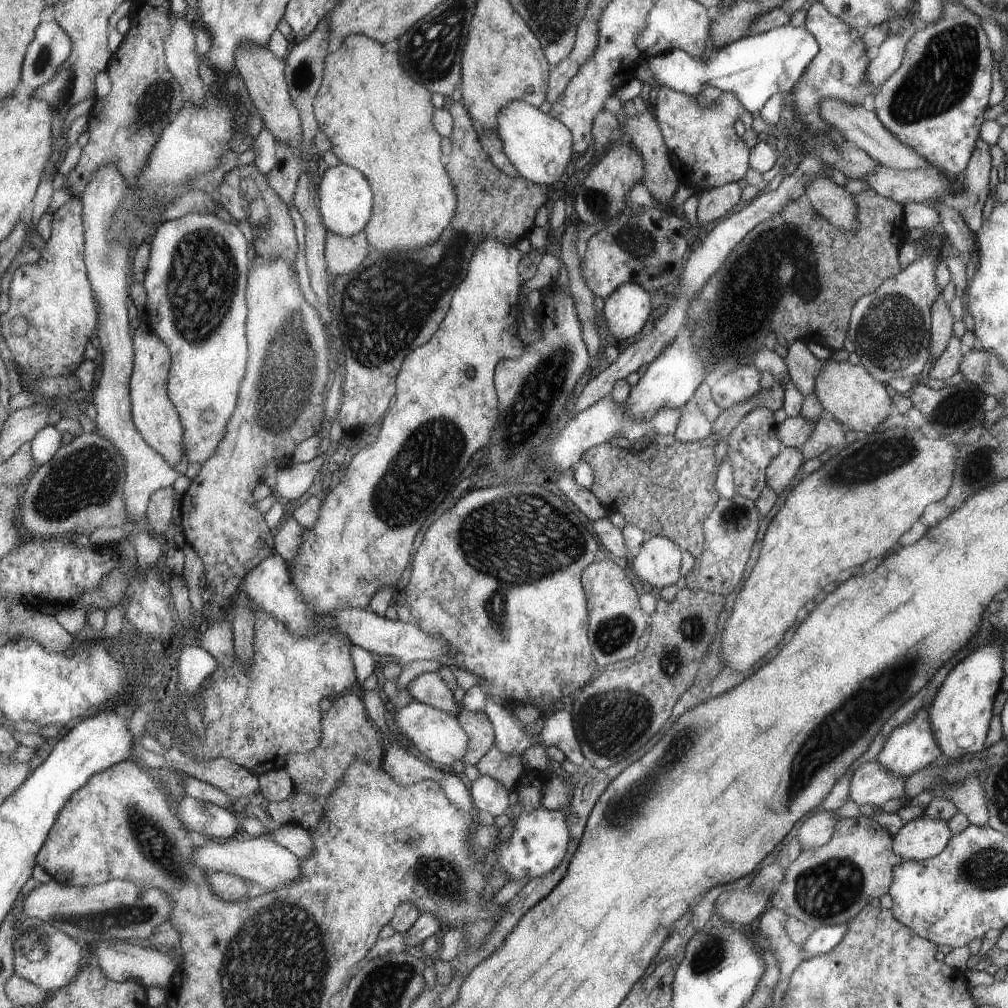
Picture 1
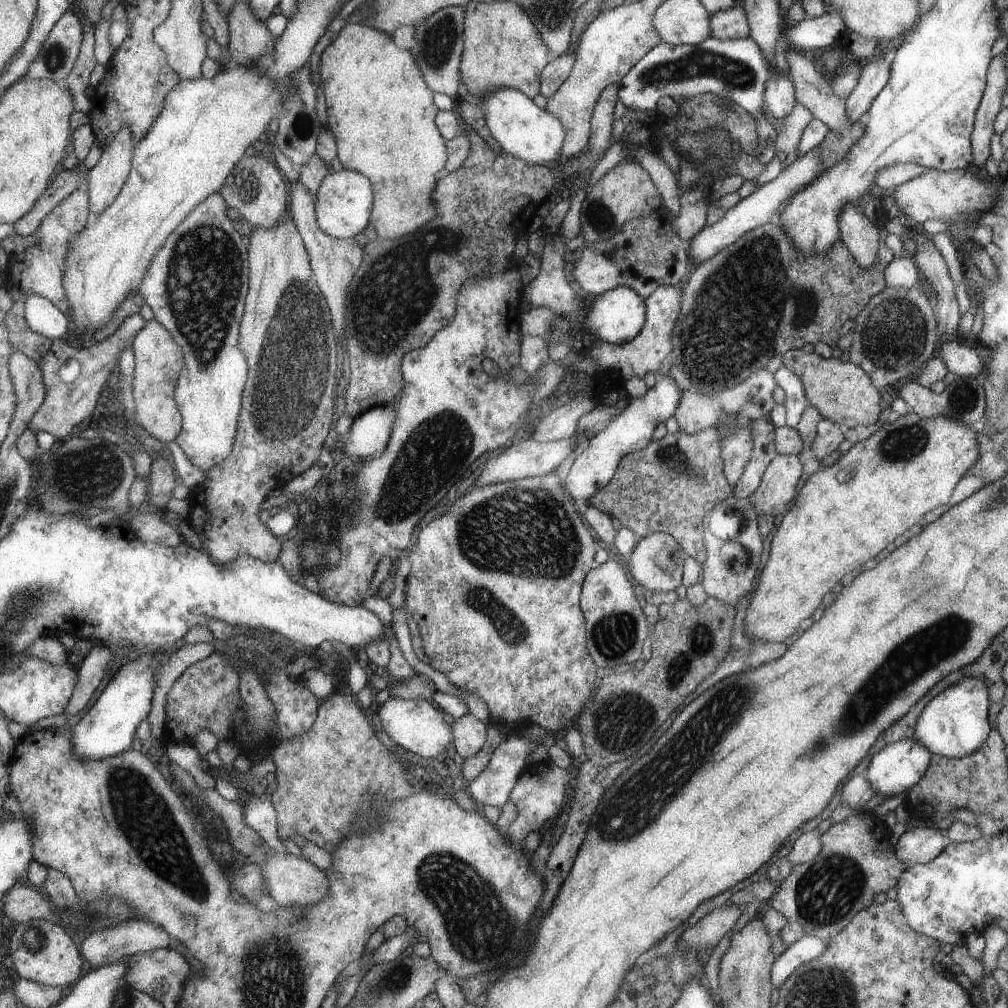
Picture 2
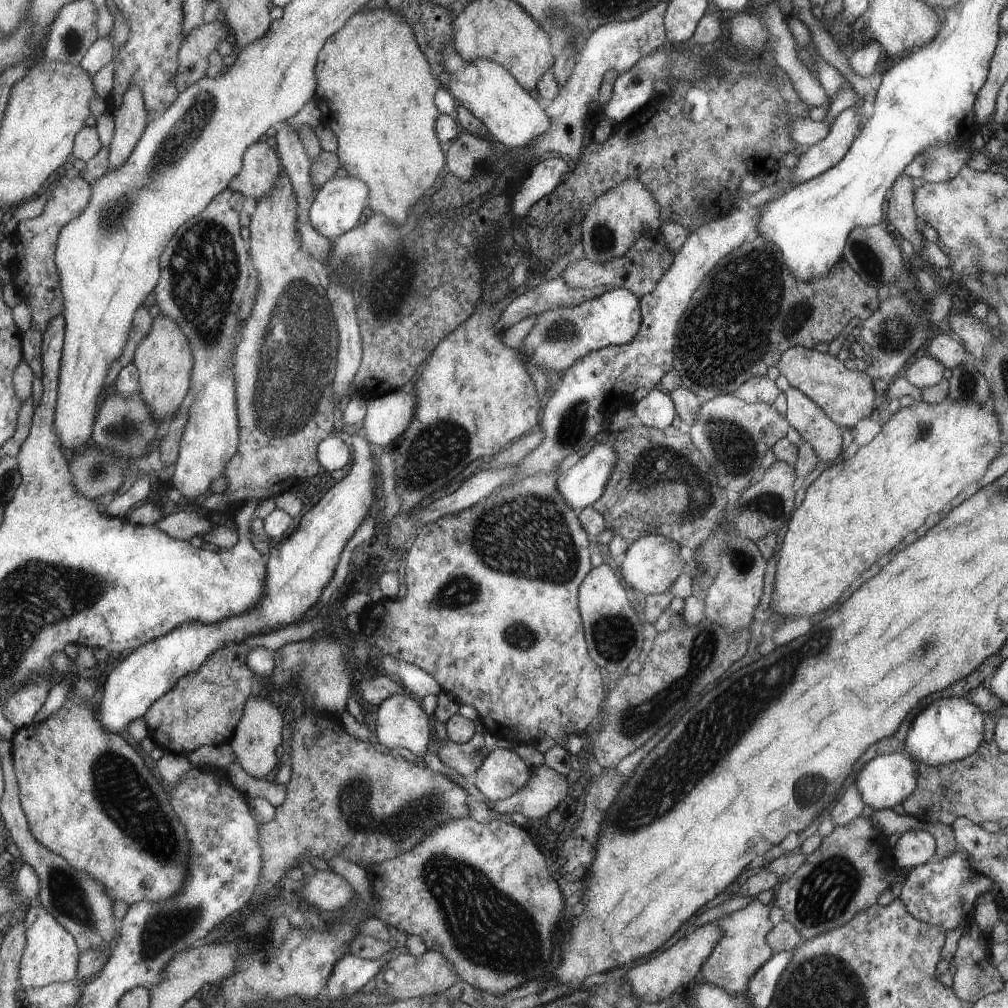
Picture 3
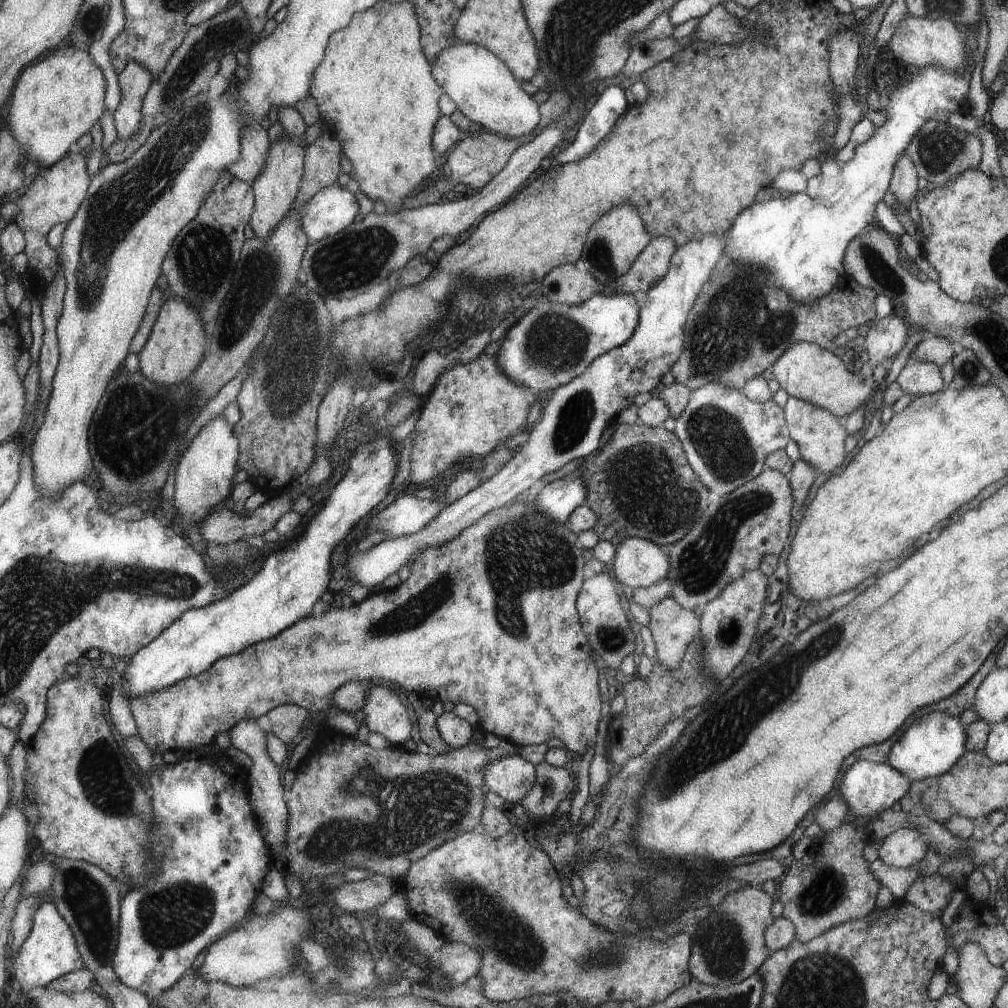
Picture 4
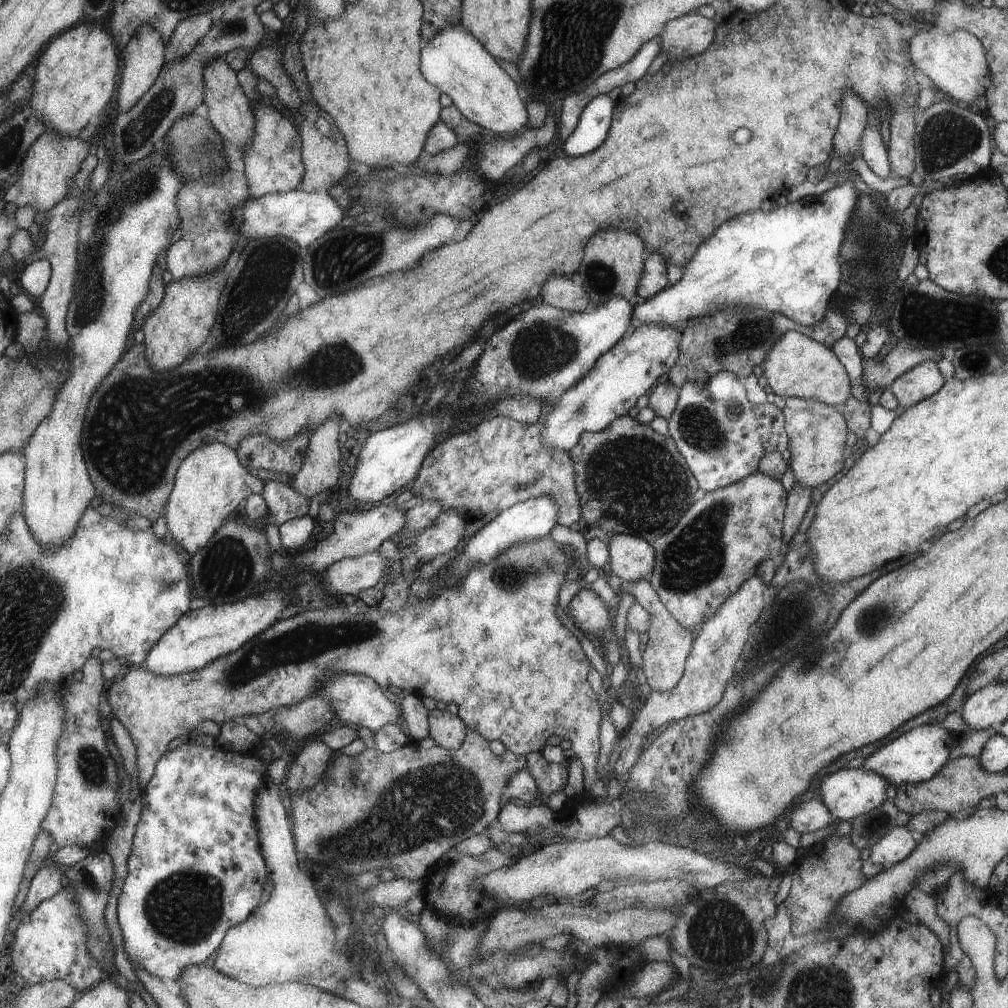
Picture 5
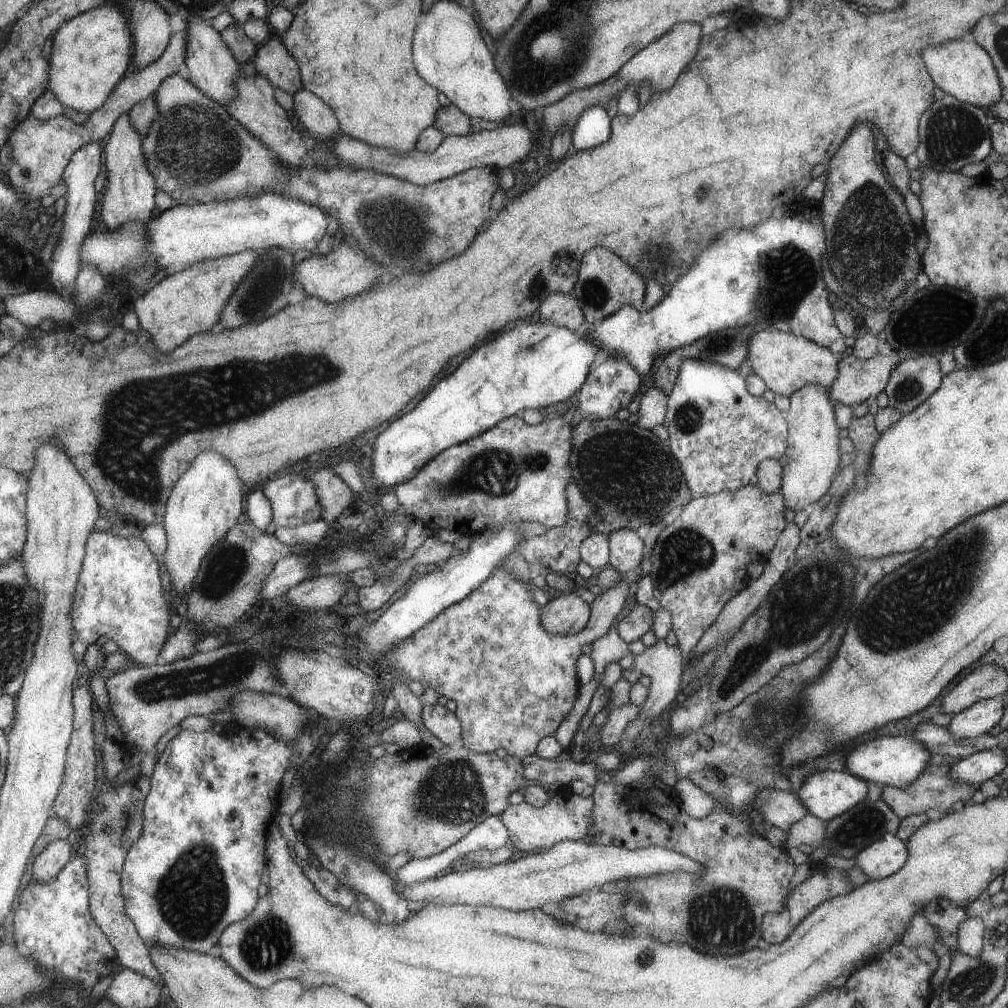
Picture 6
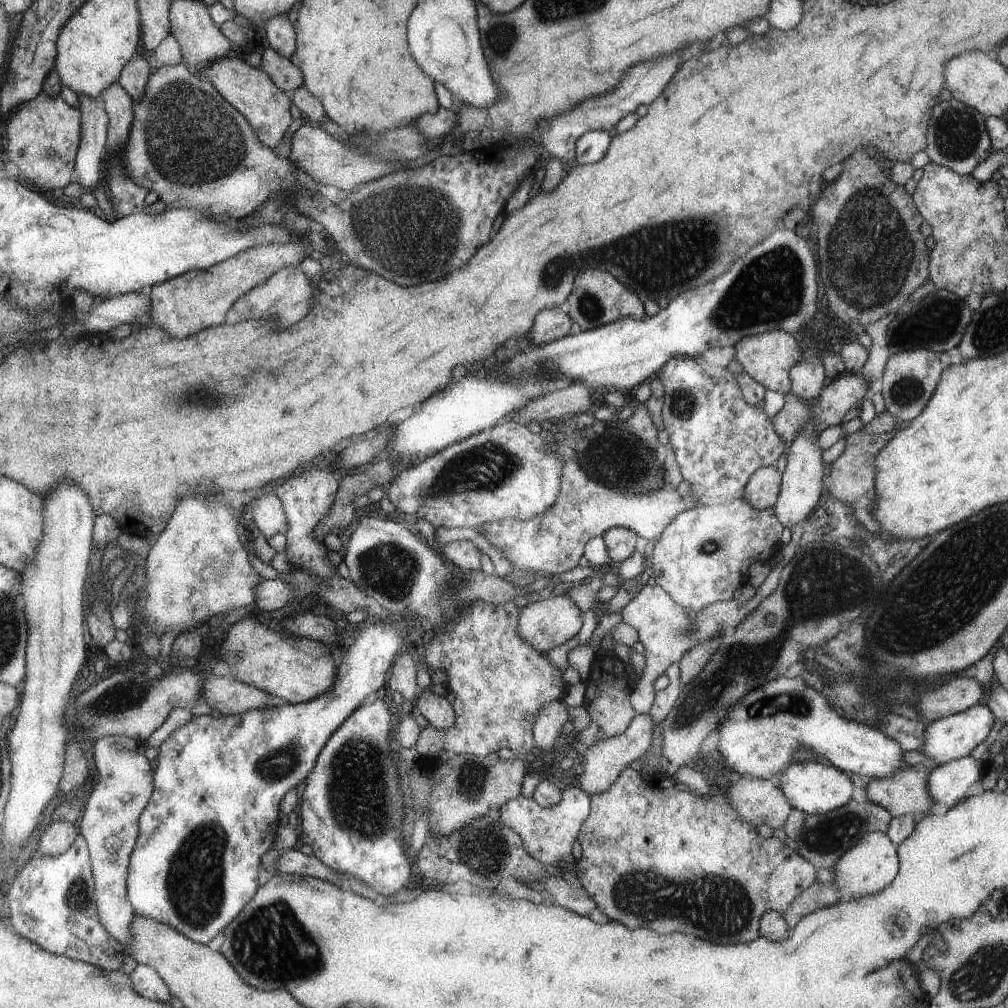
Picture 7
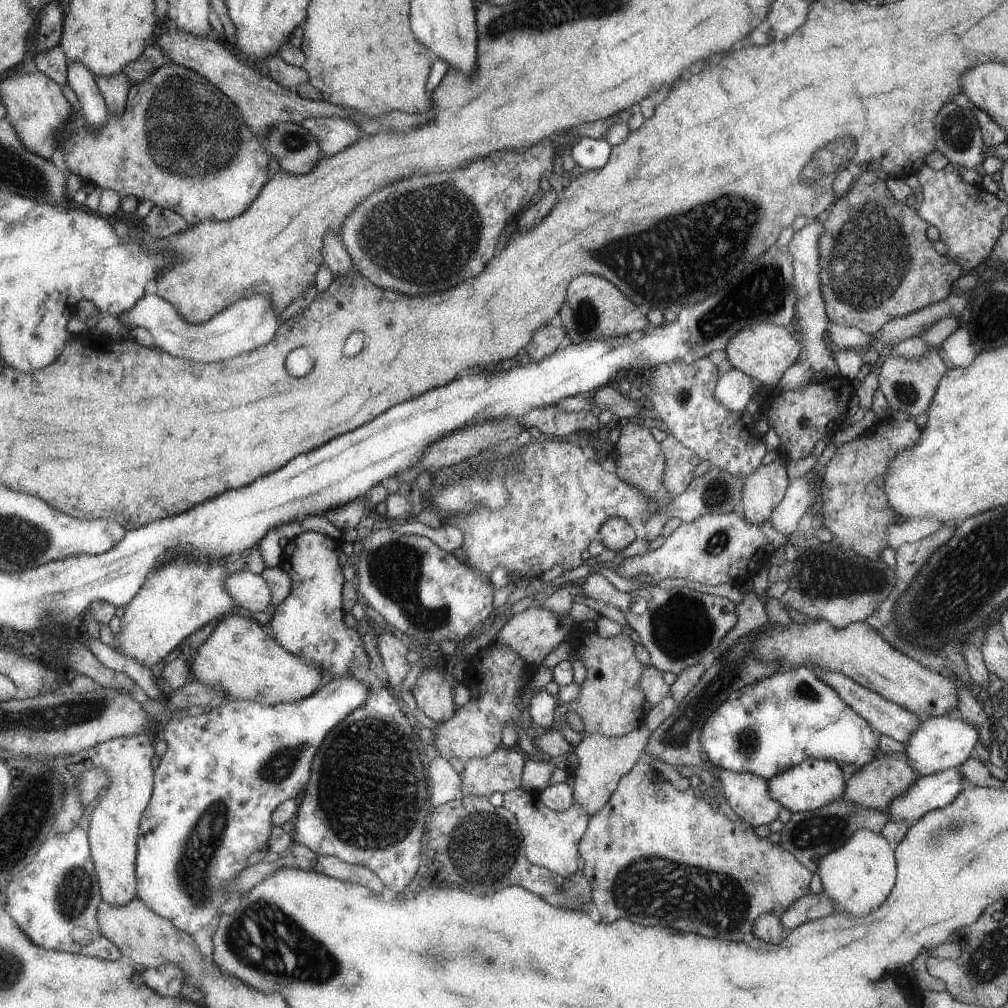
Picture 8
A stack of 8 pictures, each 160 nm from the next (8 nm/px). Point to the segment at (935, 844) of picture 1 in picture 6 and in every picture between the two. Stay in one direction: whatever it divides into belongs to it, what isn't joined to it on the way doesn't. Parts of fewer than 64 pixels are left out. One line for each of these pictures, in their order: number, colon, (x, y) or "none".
2: (920, 845)
3: (912, 848)
4: (902, 847)
5: (896, 844)
6: (880, 859)

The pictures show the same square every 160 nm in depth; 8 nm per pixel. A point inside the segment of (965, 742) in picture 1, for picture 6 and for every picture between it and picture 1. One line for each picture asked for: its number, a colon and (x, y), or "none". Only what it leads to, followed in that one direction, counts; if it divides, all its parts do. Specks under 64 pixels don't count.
2: (954, 723)
3: (948, 729)
4: (929, 748)
5: (913, 757)
6: (889, 761)

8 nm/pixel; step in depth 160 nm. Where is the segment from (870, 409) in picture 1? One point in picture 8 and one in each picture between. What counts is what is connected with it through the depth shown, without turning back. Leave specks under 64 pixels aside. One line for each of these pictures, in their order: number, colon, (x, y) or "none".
2: (840, 391)
3: (845, 396)
4: (805, 371)
5: (795, 366)
6: (785, 362)
7: (766, 357)
8: (761, 351)

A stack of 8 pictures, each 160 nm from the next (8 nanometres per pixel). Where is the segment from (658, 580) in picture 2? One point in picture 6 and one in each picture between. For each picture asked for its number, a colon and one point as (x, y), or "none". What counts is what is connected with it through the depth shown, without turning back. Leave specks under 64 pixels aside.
3: (650, 564)
4: (637, 562)
5: (630, 558)
6: (625, 550)

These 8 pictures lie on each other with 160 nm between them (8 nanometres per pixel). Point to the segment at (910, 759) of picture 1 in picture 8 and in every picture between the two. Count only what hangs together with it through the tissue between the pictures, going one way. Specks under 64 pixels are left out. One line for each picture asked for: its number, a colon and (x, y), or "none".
2: (898, 766)
3: (886, 780)
4: (869, 788)
5: (847, 793)
6: (828, 793)
7: (814, 788)
8: (806, 786)

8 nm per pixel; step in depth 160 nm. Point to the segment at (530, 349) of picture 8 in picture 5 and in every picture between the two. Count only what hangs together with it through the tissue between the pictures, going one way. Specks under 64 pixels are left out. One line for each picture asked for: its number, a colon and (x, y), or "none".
5: (562, 293)
6: (561, 310)
7: (551, 324)

